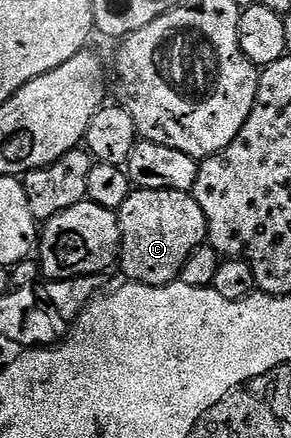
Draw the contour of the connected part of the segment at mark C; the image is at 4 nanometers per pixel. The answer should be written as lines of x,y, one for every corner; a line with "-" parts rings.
139,190
123,200
119,211
121,223
121,253
119,270
130,282
142,282
144,286
167,286
181,277
183,264
187,264
187,256
195,252
206,241
205,213
203,208
193,199
192,193
183,190

